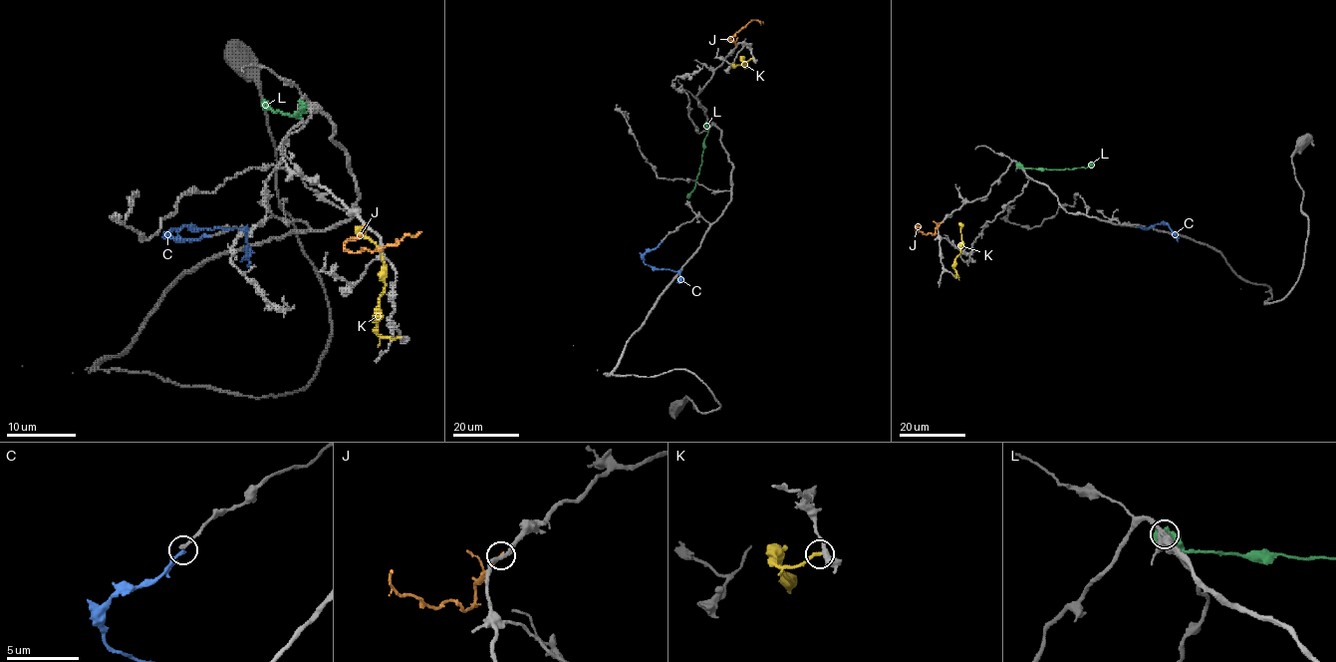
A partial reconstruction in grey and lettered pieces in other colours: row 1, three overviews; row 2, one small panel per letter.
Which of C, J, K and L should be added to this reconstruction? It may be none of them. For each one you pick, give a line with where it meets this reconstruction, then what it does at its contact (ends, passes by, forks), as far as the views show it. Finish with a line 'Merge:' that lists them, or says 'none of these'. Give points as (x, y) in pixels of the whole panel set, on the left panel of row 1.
C: meets grey at (208, 236); it ends there
Merge: C

